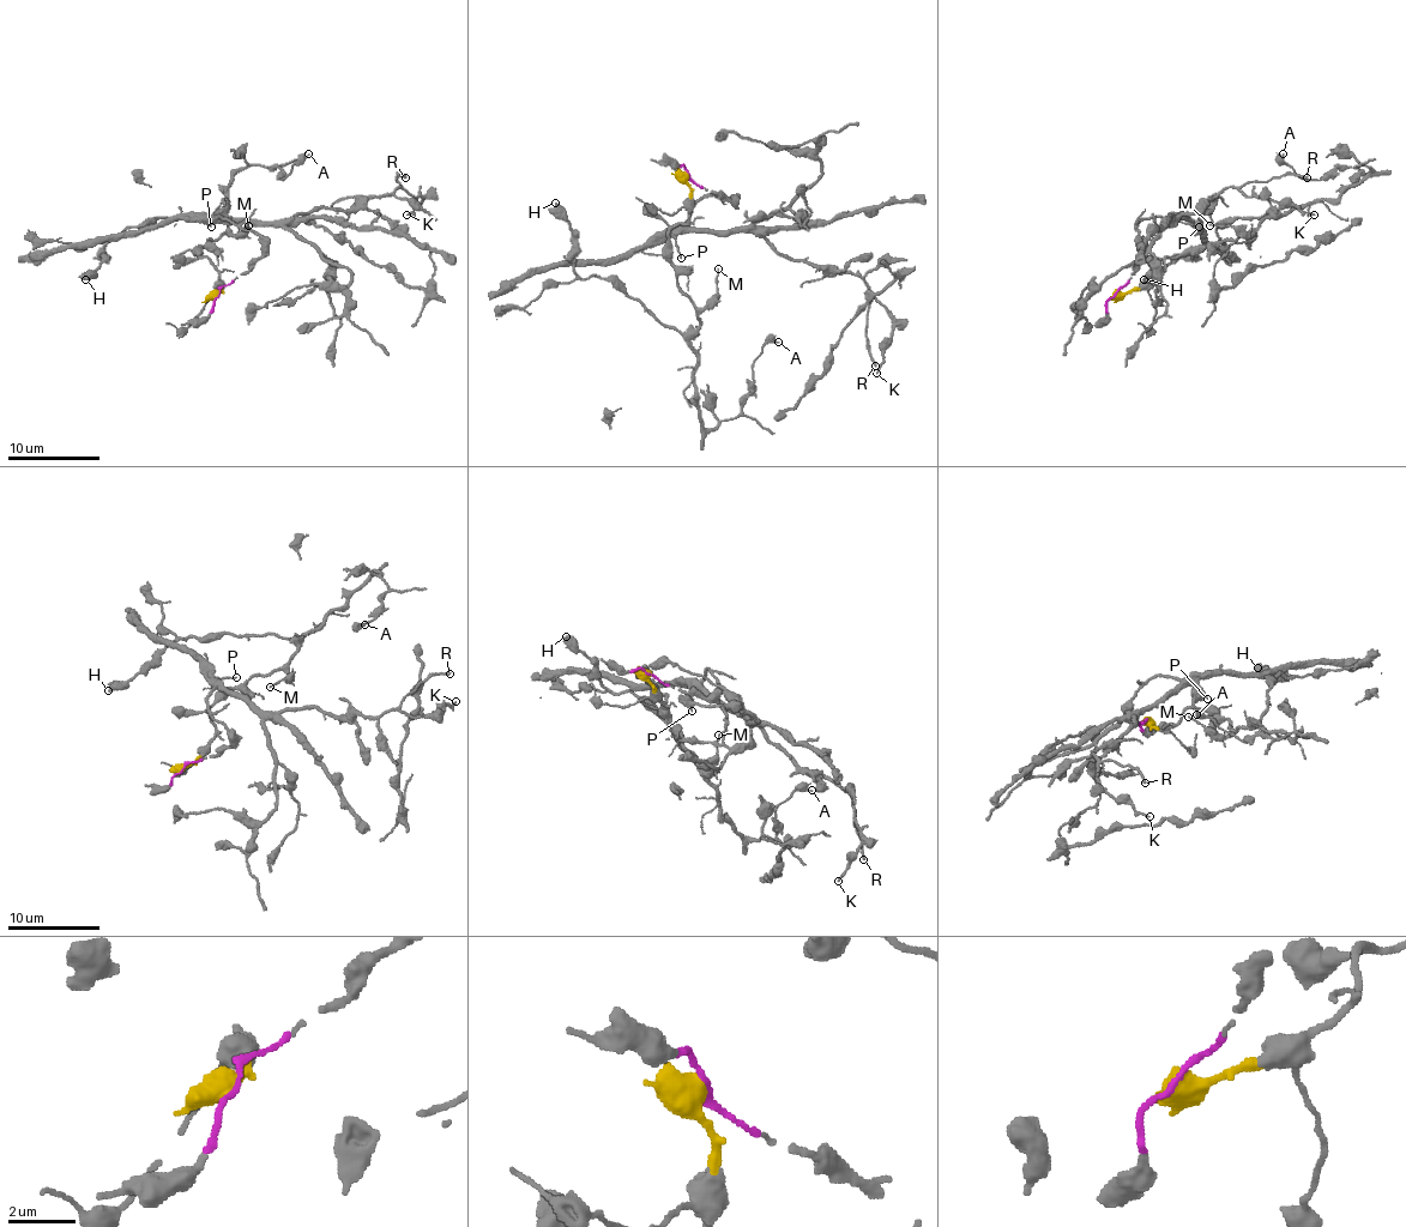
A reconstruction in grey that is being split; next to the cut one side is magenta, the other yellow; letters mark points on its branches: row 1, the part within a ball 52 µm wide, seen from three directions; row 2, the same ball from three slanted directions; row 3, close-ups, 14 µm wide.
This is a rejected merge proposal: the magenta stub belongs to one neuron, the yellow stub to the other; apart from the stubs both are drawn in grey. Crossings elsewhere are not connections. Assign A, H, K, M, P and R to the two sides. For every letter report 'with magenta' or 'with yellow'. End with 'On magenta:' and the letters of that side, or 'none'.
A: with yellow
H: with yellow
K: with magenta
M: with yellow
P: with magenta
R: with magenta
On magenta: K, P, R

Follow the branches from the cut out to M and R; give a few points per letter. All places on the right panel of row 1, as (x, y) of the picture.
M: (1116, 294), (1141, 291), (1159, 274), (1164, 261), (1199, 254), (1210, 245), (1249, 234), (1235, 227), (1210, 224)
R: (1116, 294), (1141, 257), (1136, 231), (1147, 217), (1171, 222), (1205, 211), (1229, 187), (1254, 181), (1307, 179)

